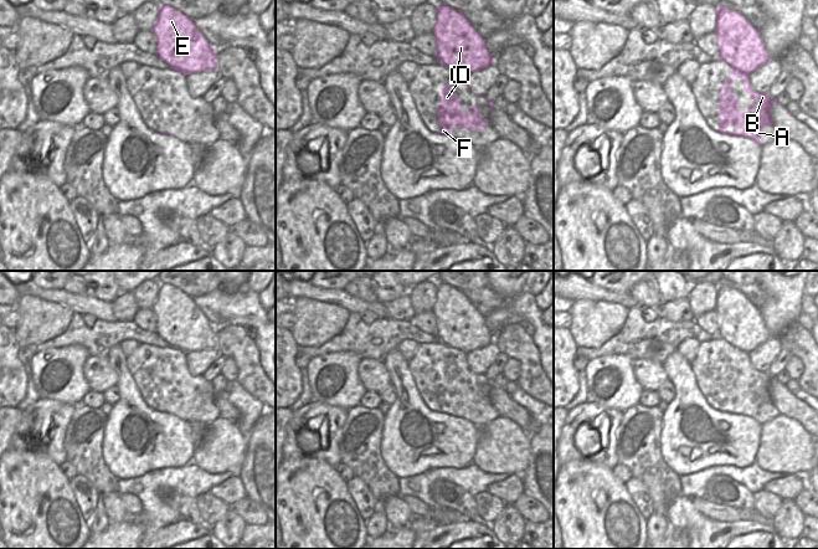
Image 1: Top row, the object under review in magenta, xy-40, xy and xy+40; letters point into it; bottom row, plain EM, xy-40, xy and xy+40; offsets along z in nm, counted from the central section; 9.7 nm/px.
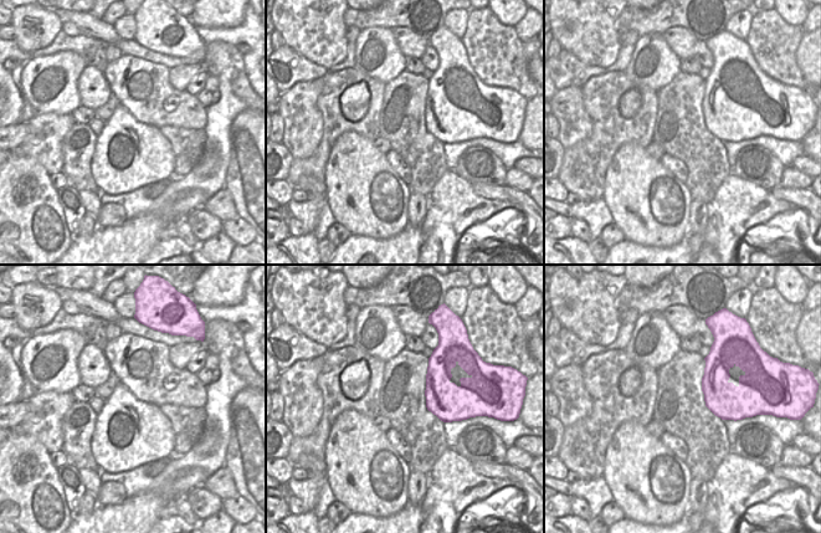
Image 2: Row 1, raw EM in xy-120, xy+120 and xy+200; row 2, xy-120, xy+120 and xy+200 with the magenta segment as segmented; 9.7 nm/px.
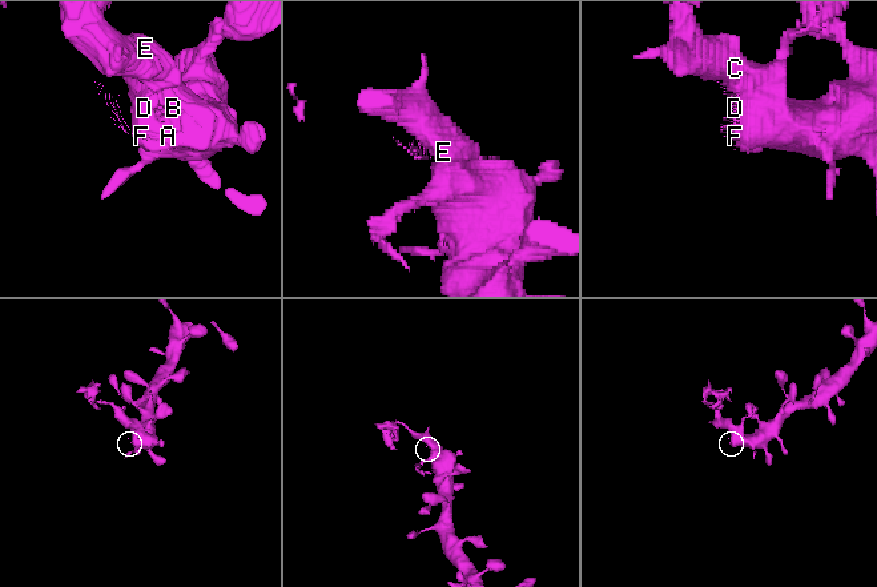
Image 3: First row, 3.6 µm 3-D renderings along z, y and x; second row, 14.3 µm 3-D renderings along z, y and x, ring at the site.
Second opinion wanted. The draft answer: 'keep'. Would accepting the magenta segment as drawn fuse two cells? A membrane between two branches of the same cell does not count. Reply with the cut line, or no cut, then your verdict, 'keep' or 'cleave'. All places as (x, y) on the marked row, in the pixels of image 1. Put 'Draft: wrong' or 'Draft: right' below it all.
cut xy+40 (734, 68), (747, 75); cleave
Draft: wrong

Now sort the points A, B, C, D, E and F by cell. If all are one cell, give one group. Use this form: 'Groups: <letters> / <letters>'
Groups: A B D F / C E.

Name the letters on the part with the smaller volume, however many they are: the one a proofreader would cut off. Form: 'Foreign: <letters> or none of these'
Foreign: C, E

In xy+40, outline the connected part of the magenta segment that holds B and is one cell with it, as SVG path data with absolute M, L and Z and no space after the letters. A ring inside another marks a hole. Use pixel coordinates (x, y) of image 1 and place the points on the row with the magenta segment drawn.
M731 70L730 72L734 76L727 77L726 82L721 86L719 99L719 123L721 124L721 128L716 132L739 137L745 135L758 145L767 144L762 143L760 138L767 125L773 127L771 106L778 102L775 98L771 98L767 93L757 93L751 87L747 73L742 73L740 70ZM736 78L744 81L744 89L750 93L751 98L757 103L756 106L747 107L747 114L739 109L740 103L736 96L730 91L730 84Z

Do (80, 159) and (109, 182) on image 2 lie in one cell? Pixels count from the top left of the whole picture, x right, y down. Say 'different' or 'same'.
different

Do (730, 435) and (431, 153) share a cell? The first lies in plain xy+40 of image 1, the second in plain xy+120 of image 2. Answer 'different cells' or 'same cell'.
same cell

